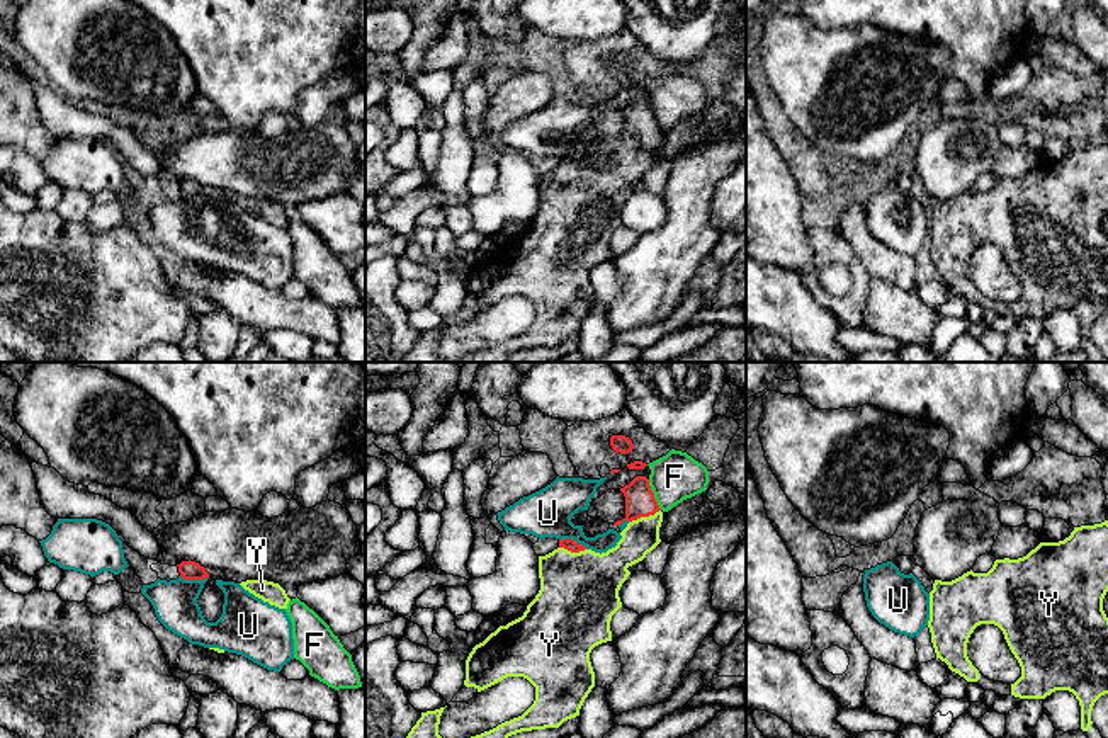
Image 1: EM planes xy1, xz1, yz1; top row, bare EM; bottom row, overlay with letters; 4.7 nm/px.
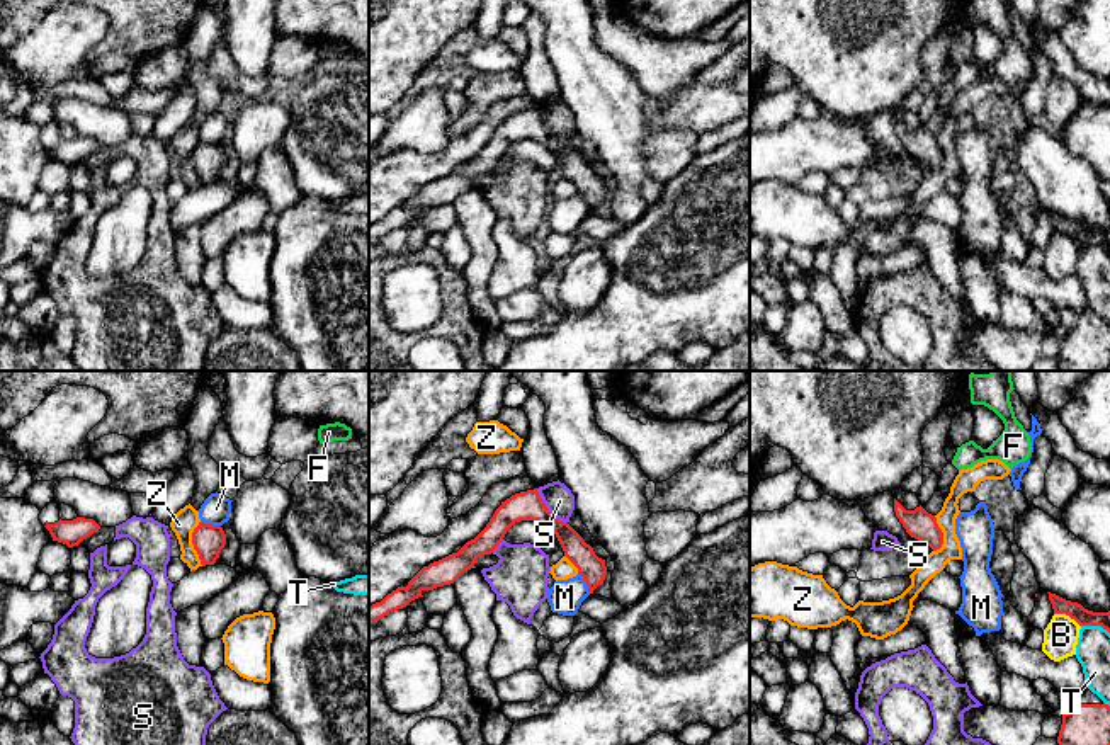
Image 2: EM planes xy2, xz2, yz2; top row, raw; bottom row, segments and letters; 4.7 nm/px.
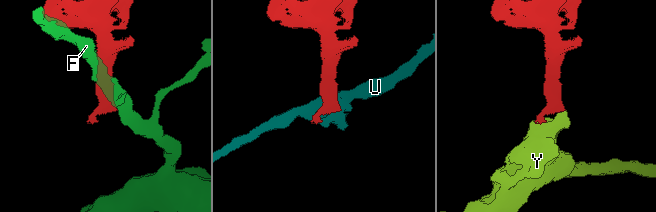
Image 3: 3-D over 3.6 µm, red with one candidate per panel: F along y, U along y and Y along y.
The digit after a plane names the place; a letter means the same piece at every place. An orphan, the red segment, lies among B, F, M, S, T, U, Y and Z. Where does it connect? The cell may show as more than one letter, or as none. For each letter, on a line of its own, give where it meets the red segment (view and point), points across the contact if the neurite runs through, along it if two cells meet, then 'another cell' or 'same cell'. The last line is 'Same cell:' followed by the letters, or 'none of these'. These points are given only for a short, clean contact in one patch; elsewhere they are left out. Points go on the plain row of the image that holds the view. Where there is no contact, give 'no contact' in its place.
B: yz2 (1068, 233) | along yz2 (1054, 232), (1064, 232), (1080, 245) | another cell
F: xz1 (653, 114) | another cell
M: xz2 (587, 203) | along xz2 (578, 193), (590, 211) | another cell
S: xz2 (546, 128) | along xz2 (536, 108), (544, 125), (566, 142) | another cell
T: yz2 (1095, 244) | another cell
U: xz1 (575, 160) | another cell
Y: xz1 (644, 135) | same cell
Z: xy2 (192, 162) | along xy2 (199, 140), (192, 152), (192, 167), (203, 184) | another cell
Same cell: Y

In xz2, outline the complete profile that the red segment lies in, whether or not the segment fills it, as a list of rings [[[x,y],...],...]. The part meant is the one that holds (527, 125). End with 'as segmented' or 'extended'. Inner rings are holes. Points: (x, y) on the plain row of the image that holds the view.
[[[534,107],[501,121],[486,146],[457,172],[423,185],[406,206],[401,204],[381,221],[369,225],[369,243],[406,226],[411,219],[422,216],[423,209],[454,202],[464,191],[476,187],[474,182],[479,175],[491,173],[507,150],[520,139],[535,139],[556,153],[564,175],[578,187],[578,194],[586,201],[590,213],[603,202],[607,194],[605,179],[598,177],[593,167],[568,141],[556,138]]]; as segmented

